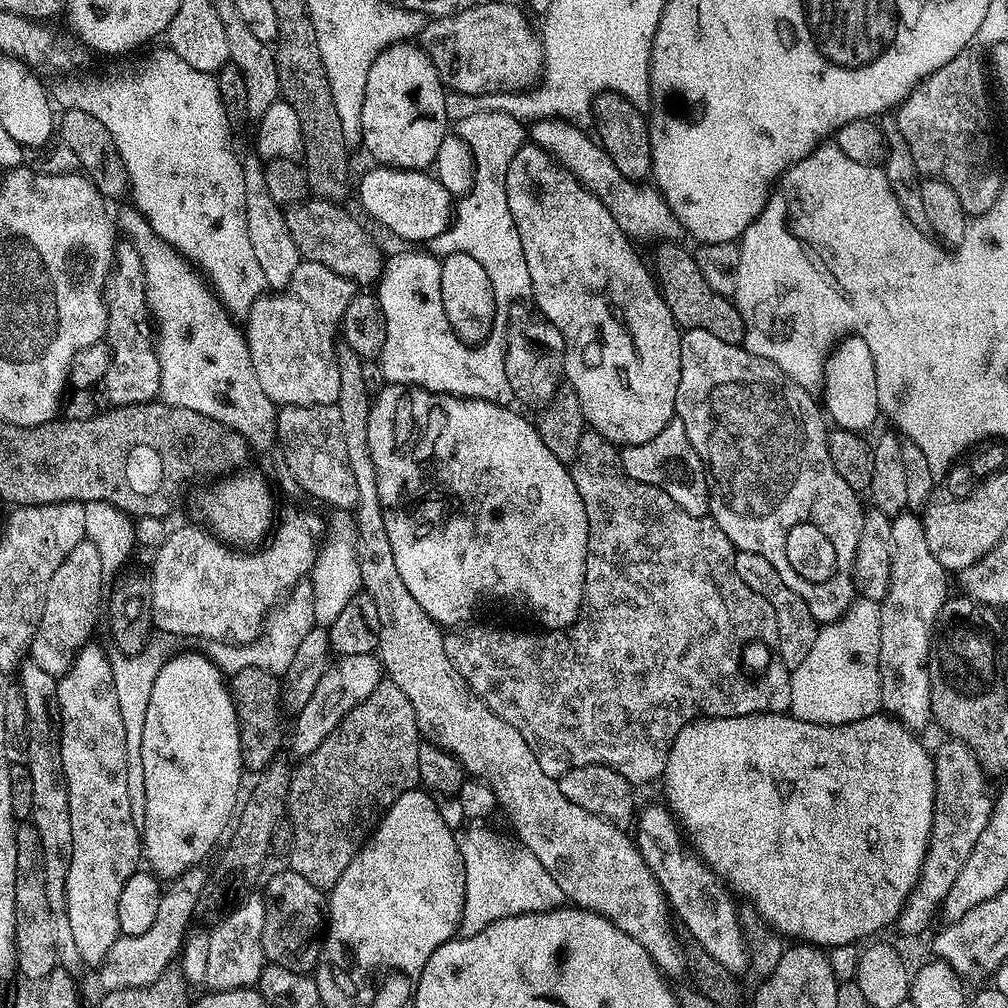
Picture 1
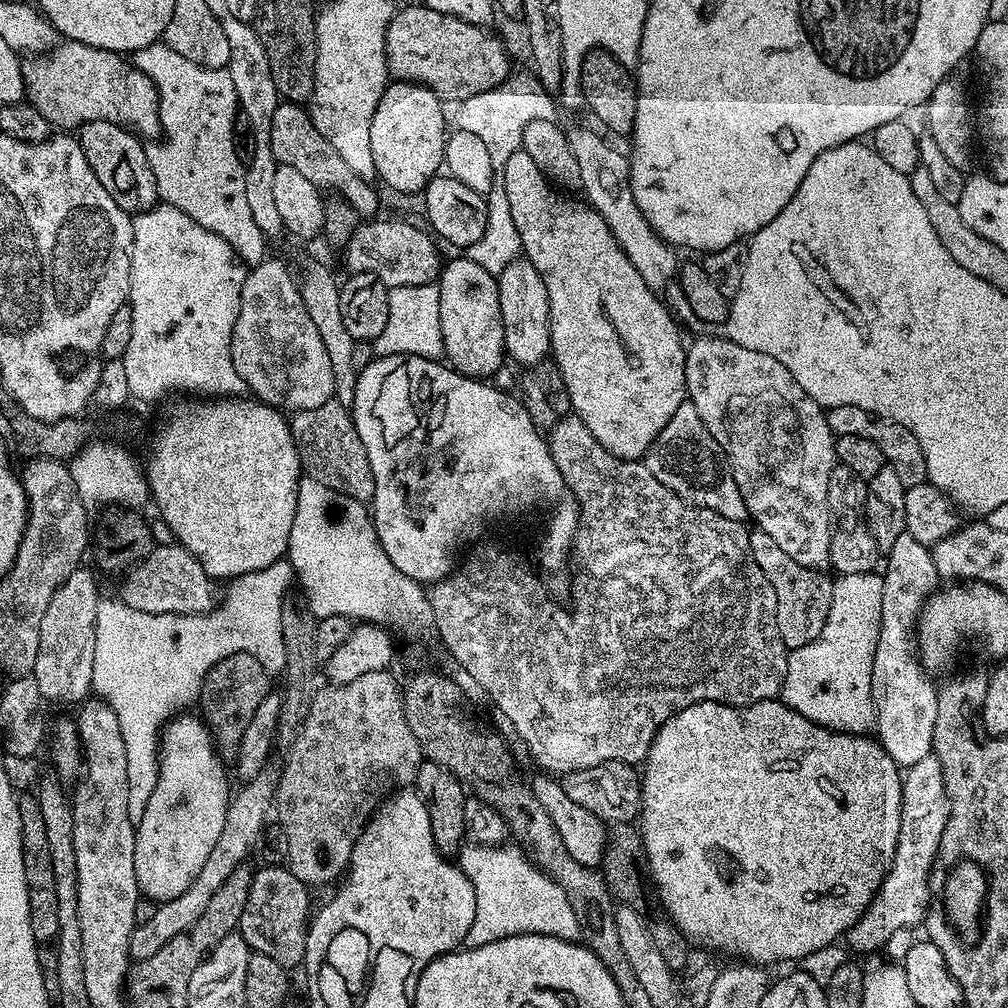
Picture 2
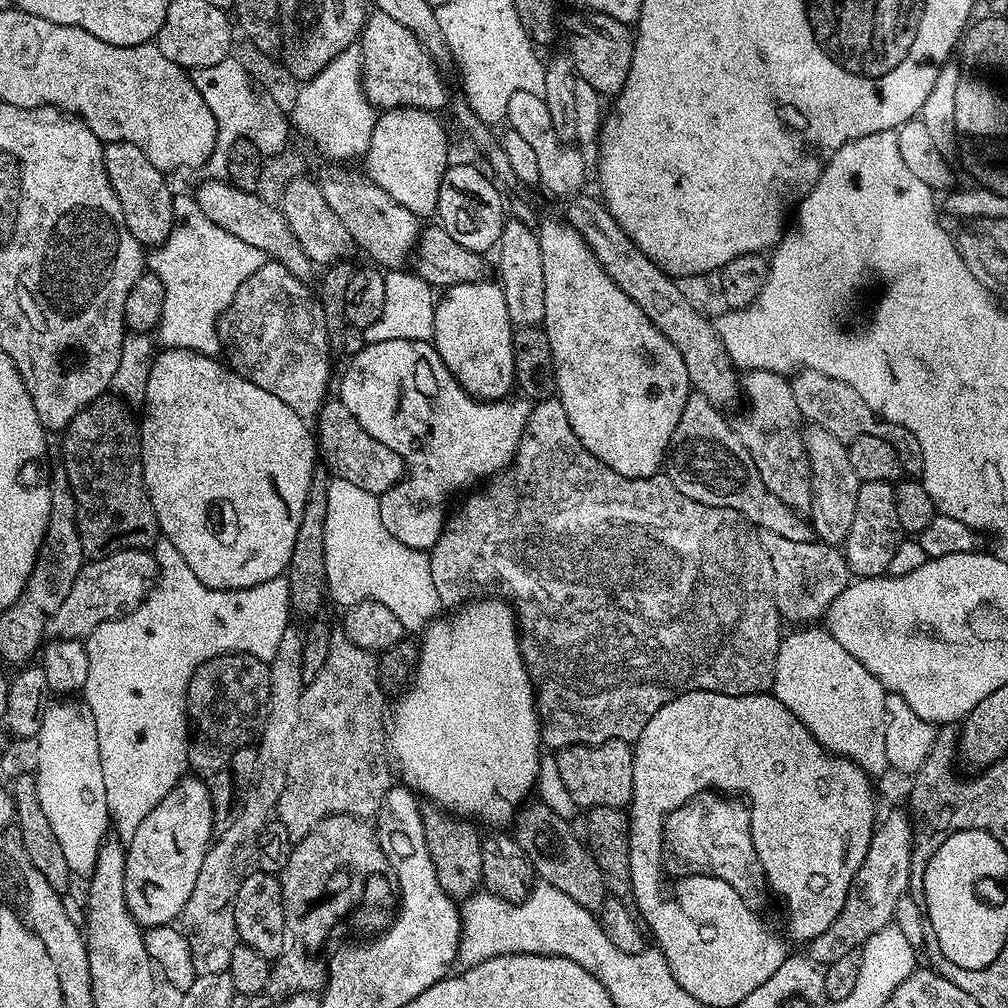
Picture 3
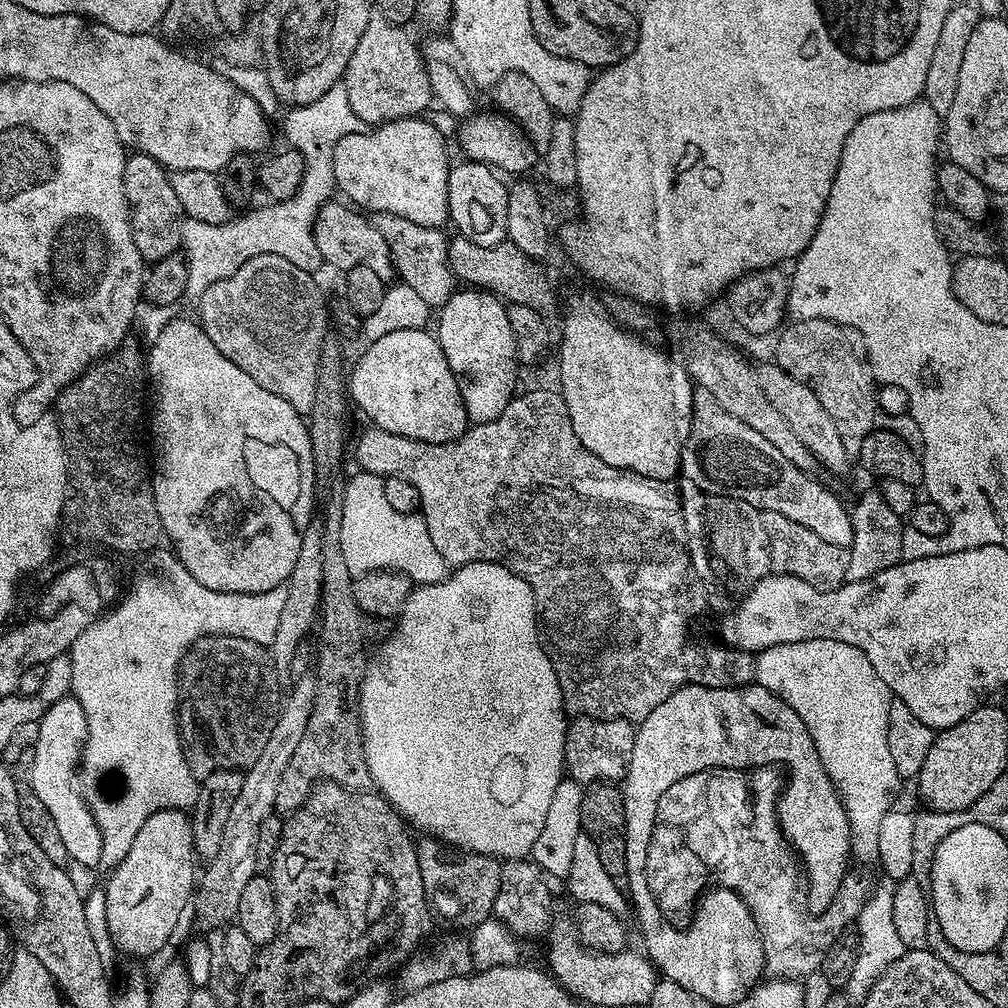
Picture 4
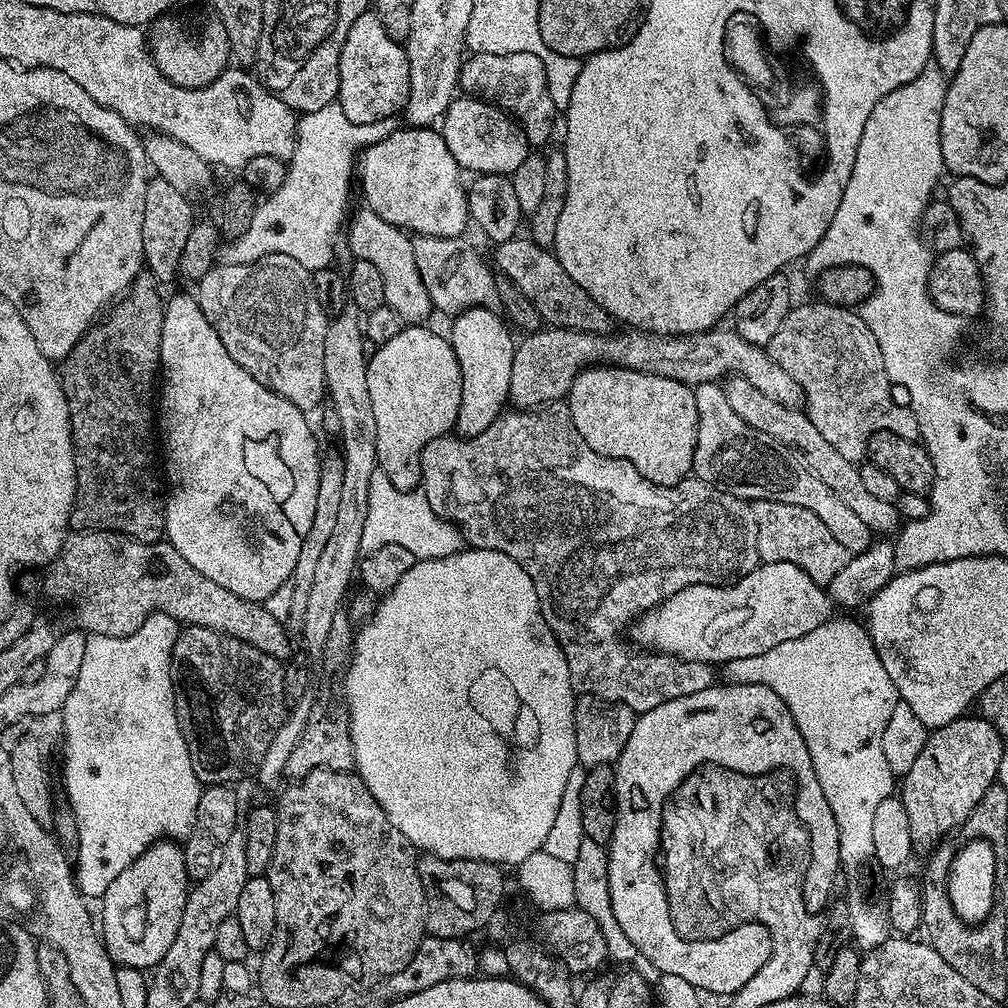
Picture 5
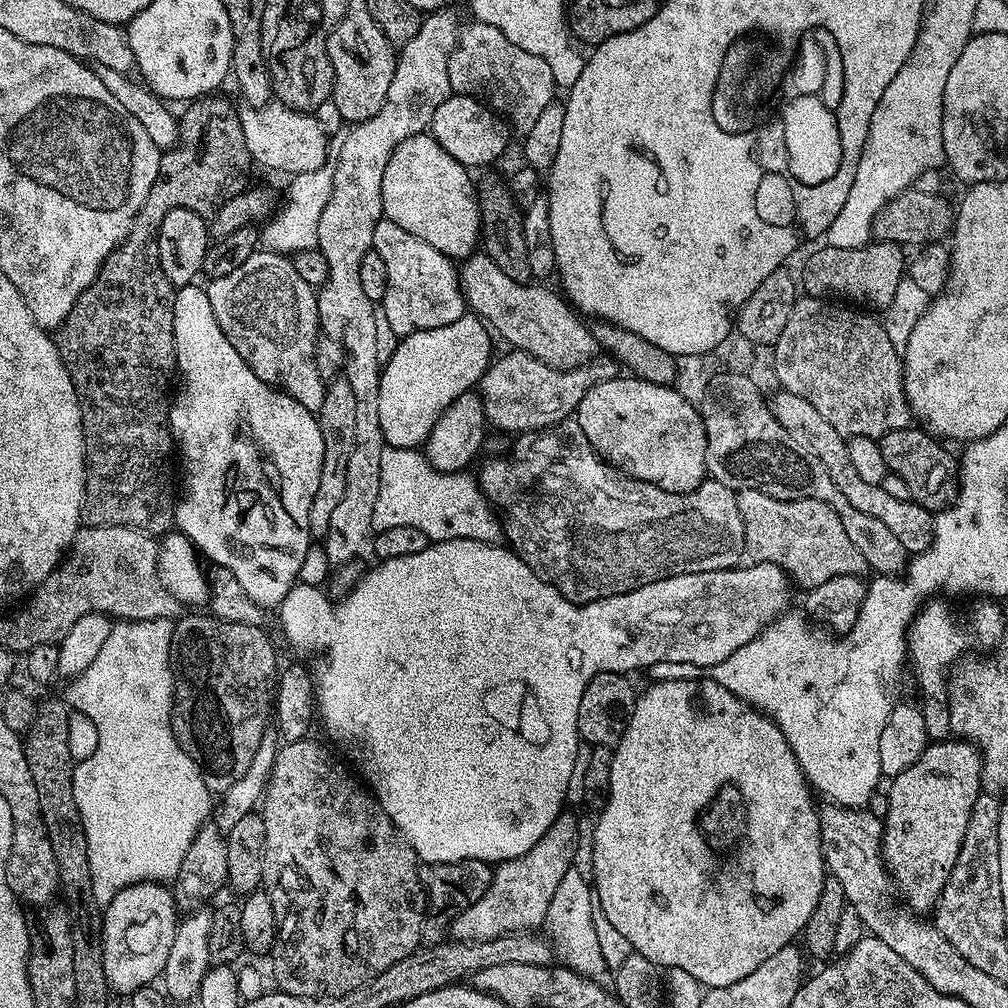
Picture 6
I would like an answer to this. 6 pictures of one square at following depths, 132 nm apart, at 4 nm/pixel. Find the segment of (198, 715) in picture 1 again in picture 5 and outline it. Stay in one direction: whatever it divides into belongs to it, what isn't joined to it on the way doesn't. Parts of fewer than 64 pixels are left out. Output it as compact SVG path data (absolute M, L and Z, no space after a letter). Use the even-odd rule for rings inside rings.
M167 838L152 844L134 863L126 866L126 870L110 882L99 905L100 916L98 912L102 939L113 964L121 969L155 969L166 950L170 950L174 934L178 934L178 922L182 922L189 891L184 849Z

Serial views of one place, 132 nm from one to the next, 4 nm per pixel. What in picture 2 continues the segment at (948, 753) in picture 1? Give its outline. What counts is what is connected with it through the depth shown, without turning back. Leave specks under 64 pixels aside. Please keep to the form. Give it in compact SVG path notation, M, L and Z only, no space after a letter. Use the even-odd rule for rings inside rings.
M927 756L922 758L922 762L914 762L914 766L907 768L902 779L902 822L898 830L896 853L882 886L858 922L854 922L854 926L846 933L846 944L852 952L879 953L893 933L903 928L912 930L923 925L924 916L930 910L928 875L932 872L936 856L941 855L940 843L948 821L949 803L942 778L942 766L936 756Z

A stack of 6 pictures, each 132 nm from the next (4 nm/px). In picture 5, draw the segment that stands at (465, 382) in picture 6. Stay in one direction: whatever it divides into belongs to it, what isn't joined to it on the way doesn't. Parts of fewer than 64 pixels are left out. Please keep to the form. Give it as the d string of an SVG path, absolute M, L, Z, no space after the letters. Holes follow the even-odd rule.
M406 326L390 342L379 345L368 357L366 386L370 386L370 402L374 406L376 435L376 463L379 471L390 478L394 490L415 492L421 487L420 451L434 438L451 433L456 427L458 406L462 402L462 374L458 358L447 335L439 336L428 326Z

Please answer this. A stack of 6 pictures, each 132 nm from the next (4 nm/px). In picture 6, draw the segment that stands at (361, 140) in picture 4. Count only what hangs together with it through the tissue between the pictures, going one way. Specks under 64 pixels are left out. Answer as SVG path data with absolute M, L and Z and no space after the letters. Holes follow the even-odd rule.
M430 134L406 138L390 154L386 174L382 174L383 219L402 226L406 234L422 238L443 256L460 262L477 251L482 240L478 188L465 168Z

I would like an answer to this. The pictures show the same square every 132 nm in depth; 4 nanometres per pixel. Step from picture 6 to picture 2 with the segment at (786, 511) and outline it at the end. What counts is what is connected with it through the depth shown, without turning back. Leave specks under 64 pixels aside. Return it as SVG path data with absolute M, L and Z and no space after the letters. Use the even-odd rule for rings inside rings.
M752 530L749 531L748 537L750 538L748 549L752 551L754 562L758 562L758 570L766 574L774 590L774 598L778 602L776 611L778 634L782 634L784 647L791 650L814 642L814 638L818 638L822 634L822 628L826 626L833 577L824 576L828 574L794 562L794 558L790 558L790 554L786 554L786 550L782 550L782 546L778 546L778 542L770 538L770 534Z

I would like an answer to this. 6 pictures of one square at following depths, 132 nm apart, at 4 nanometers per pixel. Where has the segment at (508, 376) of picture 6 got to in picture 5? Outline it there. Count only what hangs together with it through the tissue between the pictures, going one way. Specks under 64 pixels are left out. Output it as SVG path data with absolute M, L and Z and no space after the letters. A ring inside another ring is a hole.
M548 326L525 335L524 341L521 339L517 343L514 366L510 366L508 398L520 410L552 406L567 397L578 373L585 368L607 366L638 370L689 386L711 384L729 374L741 376L749 380L754 390L762 390L766 398L774 398L774 402L787 408L800 408L804 391L798 382L794 382L794 378L790 378L790 374L786 374L786 370L782 370L782 366L778 366L778 362L774 362L761 345L746 342L746 338L739 336L735 330L723 332L722 329L717 326L692 336L663 336L639 330L620 330L624 332L599 336L573 328Z

